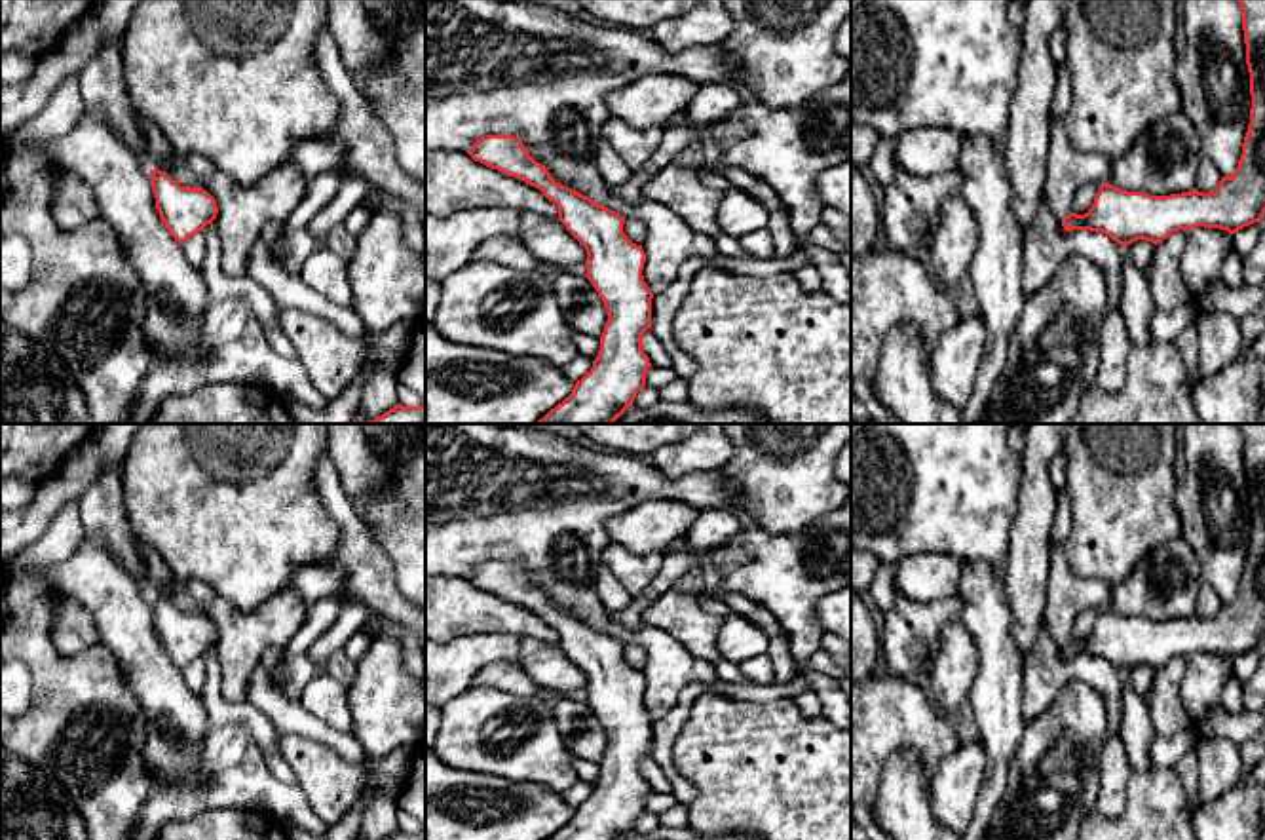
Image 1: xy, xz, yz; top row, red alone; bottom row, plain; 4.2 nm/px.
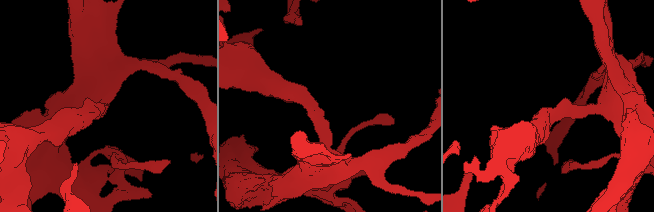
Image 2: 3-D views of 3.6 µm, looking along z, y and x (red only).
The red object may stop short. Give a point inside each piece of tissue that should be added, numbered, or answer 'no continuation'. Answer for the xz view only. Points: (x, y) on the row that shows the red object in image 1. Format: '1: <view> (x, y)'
no continuation

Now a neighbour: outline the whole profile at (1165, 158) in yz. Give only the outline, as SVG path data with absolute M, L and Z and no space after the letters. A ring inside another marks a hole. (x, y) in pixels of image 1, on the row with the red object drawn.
M1168 114L1147 127L1132 150L1111 160L1109 184L1128 192L1170 196L1197 186L1200 137L1183 114Z

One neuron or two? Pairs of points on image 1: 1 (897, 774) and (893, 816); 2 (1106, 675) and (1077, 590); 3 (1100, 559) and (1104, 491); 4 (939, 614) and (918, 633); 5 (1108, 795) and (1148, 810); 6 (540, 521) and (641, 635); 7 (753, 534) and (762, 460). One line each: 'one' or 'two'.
1: one
2: two
3: one
4: one
5: two
6: one
7: two

